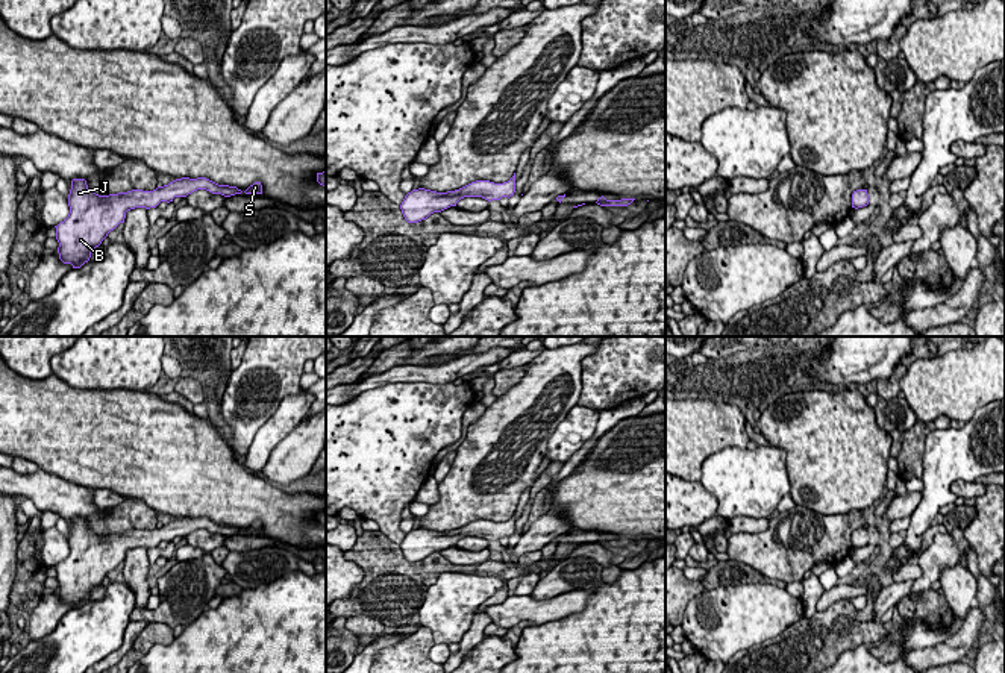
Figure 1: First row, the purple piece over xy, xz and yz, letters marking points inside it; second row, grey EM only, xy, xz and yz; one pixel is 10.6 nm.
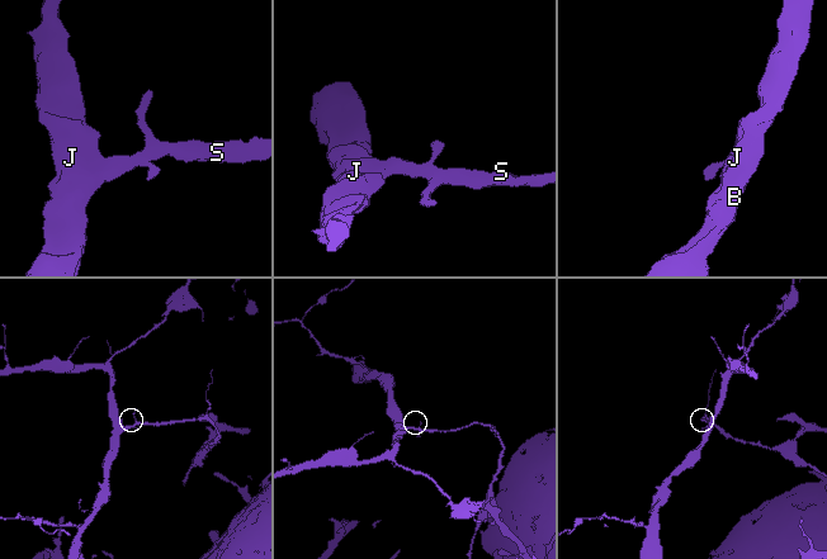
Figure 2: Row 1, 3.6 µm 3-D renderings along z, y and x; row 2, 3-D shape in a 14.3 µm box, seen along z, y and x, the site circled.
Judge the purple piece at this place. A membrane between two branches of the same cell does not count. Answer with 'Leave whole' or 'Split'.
Split

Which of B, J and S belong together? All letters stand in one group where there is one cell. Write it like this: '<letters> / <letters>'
B J / S

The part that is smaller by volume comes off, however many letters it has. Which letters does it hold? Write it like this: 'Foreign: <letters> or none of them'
Foreign: B, J

